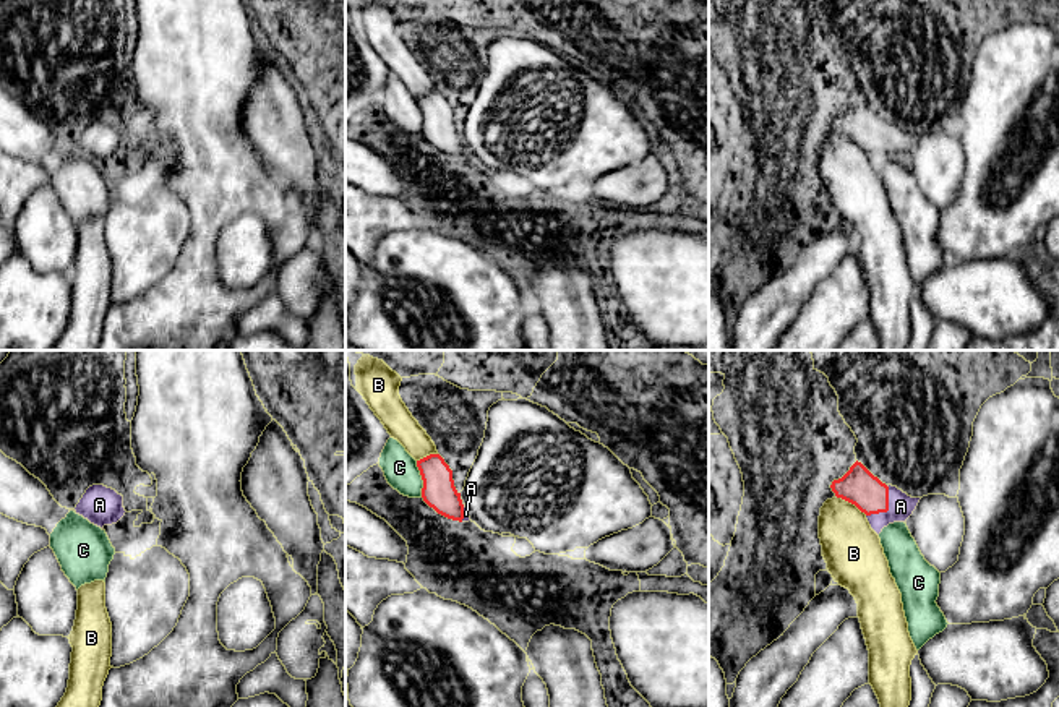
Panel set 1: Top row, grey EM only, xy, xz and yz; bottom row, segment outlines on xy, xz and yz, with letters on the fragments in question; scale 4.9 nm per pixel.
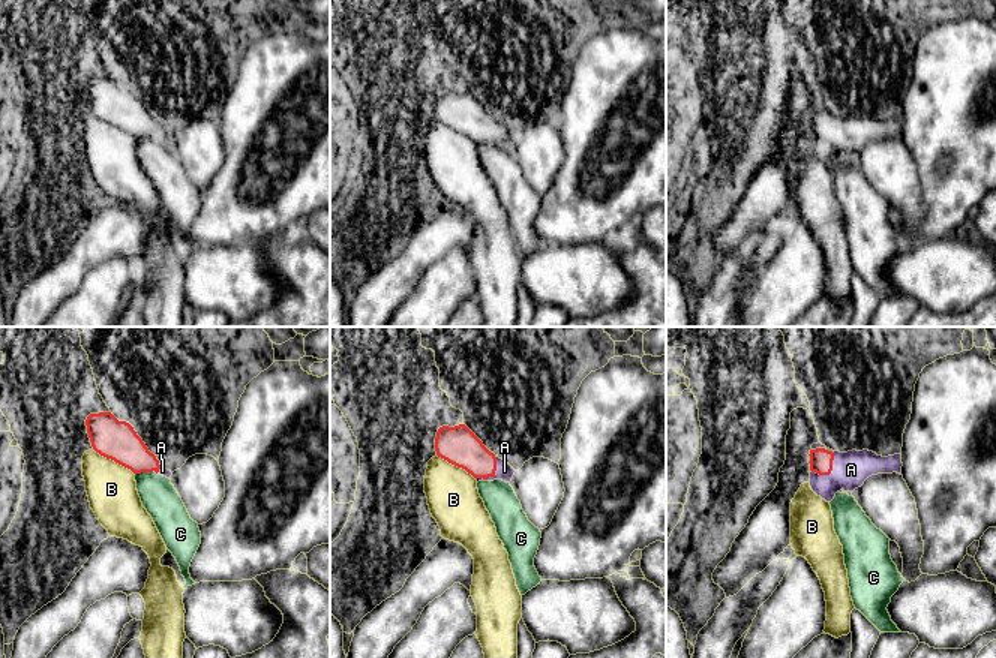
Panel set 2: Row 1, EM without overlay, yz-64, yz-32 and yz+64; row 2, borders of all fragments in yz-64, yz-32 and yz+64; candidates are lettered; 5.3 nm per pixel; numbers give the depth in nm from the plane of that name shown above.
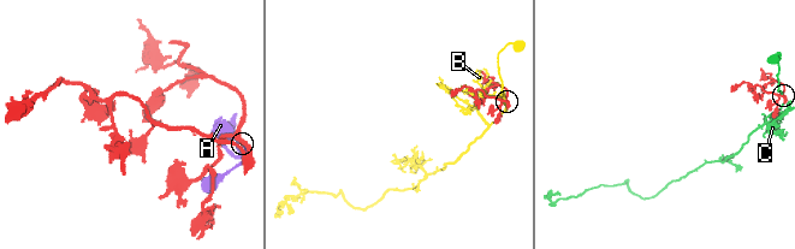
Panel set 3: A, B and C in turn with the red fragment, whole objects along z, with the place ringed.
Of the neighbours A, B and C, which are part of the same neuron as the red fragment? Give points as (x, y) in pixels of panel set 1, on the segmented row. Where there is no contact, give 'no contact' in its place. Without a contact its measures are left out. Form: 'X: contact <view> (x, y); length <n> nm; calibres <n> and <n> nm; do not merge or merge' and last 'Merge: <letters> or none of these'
A: contact yz (887, 508); length 190 nm; calibres 180 and 130 nm; merge
B: contact yz (852, 503); length 180 nm; calibres 180 and 280 nm; do not merge
C: contact xz (422, 479); length 190 nm; calibres 170 and 170 nm; do not merge
Merge: A

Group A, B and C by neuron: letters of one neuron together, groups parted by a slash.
A / B / C

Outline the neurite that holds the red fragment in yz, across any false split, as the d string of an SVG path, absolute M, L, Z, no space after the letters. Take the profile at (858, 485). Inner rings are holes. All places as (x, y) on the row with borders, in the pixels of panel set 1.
M861 462L830 485L837 498L855 504L871 529L879 535L884 527L894 522L907 522L921 498L911 498L897 486L882 483Z

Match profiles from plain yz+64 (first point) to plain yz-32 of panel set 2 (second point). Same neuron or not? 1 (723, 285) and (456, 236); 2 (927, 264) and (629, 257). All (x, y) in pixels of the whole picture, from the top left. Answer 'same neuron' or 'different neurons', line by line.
1: same neuron
2: different neurons

